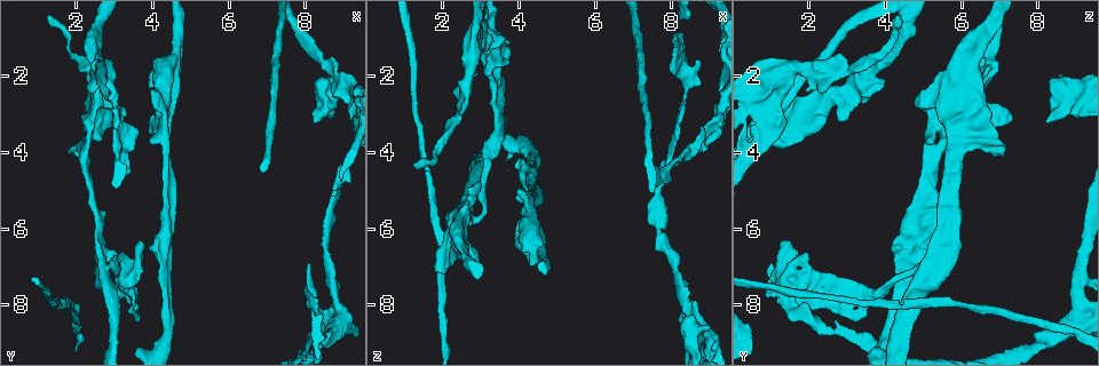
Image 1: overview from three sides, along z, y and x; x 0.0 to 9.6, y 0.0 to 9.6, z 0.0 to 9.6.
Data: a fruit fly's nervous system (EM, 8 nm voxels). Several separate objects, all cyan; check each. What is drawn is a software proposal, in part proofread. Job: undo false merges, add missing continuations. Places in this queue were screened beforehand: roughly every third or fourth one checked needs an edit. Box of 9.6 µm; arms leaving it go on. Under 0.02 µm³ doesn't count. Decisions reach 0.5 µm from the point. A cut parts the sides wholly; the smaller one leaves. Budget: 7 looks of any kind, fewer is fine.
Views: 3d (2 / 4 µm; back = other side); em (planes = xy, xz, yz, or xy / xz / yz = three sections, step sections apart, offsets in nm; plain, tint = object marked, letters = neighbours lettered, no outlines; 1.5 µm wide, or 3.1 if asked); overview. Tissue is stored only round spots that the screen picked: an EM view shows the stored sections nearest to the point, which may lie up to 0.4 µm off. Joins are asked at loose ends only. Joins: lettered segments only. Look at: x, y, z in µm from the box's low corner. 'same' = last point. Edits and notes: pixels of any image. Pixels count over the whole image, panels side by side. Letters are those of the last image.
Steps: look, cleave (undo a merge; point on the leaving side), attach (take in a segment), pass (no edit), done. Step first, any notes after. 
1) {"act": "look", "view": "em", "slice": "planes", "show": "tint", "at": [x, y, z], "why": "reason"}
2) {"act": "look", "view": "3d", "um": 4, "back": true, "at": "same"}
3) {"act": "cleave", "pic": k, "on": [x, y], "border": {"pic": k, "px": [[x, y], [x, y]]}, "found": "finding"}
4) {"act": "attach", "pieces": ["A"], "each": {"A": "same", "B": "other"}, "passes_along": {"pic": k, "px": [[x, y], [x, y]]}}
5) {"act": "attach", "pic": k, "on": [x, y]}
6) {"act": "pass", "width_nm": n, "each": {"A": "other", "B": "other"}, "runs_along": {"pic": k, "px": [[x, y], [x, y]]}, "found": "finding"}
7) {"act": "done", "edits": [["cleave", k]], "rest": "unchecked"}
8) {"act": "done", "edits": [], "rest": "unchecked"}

{"act": "look", "view": "em", "slice": "planes", "show": "letters", "at": [2.70, 2.25, 5.15], "why": "touches itself"}

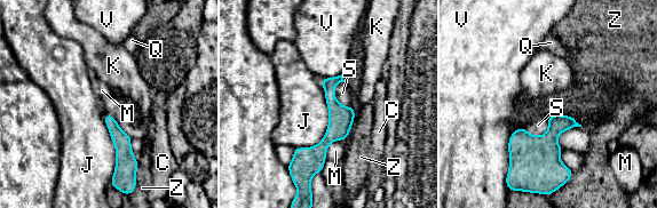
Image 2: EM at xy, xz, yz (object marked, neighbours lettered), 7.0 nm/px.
{"act": "pass", "width_nm": 80, "each": {"C": "other", "J": "other", "K": "other", "M": "other", "Q": "other", "S": "other", "V": "other", "Z": "other"}, "runs_along": {"pic": 2, "px": [[340, 78], [331, 86], [334, 132], [313, 170]]}, "found": "one neuron here"}

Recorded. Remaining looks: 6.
{"act": "look", "view": "em", "slice": "planes", "show": "letters", "at": [3.70, 8.30, 3.20], "why": "free end"}

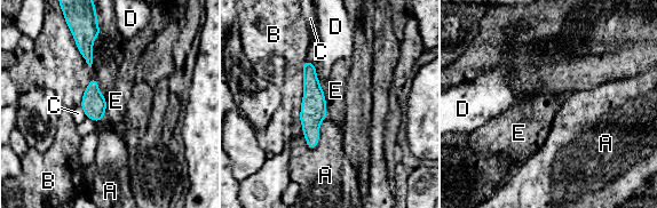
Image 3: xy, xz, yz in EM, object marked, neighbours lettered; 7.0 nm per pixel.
{"act": "pass", "width_nm": 180, "each": {"A": "other", "B": "other", "C": "other", "D": "other", "E": "other"}, "found": "none of them fits"}

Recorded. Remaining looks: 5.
{"act": "look", "view": "em", "slice": "planes", "show": "letters", "at": [3.35, 7.30, 1.50], "why": "sharp bend"}

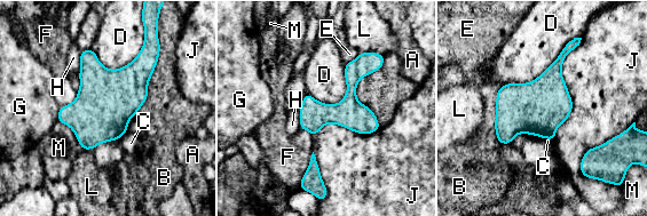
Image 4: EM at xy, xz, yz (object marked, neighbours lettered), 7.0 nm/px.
{"act": "pass", "each": {"A": "other", "B": "other", "C": "other", "D": "other", "E": "other", "F": "other", "G": "other", "H": "other", "J": "other", "L": "other", "M": "other"}, "border": {"pic": 4, "px": [[581, 39], [553, 140]]}, "found": "all the same neuron"}

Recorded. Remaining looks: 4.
{"act": "done", "edits": [], "rest": "unchecked"}

